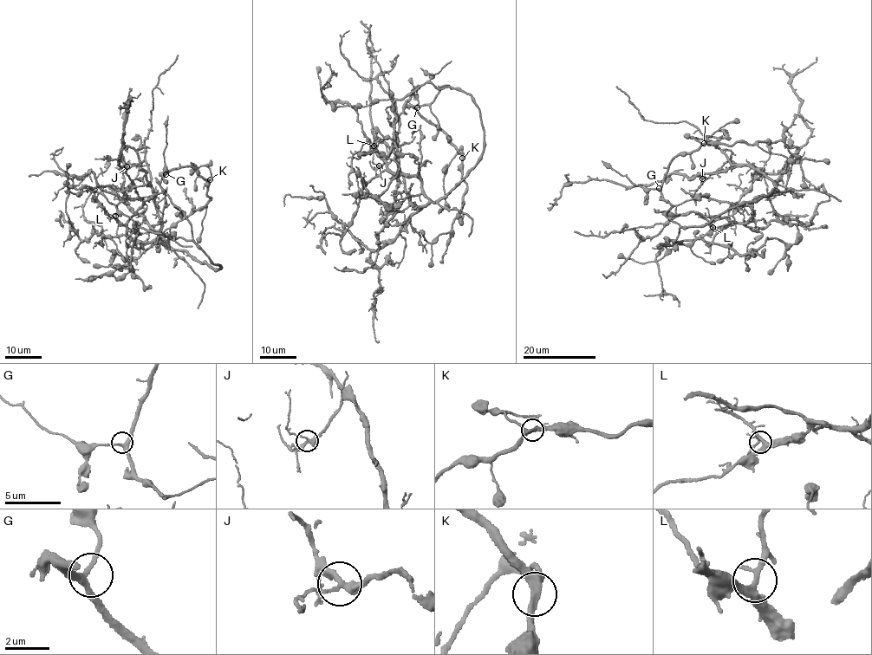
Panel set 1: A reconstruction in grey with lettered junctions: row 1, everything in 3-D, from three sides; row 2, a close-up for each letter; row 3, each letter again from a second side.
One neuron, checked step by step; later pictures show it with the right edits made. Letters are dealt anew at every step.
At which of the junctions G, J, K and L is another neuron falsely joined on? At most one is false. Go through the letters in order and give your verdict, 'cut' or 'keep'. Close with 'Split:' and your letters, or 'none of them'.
G: keep
J: keep
K: keep
L: keep
Split: none of them

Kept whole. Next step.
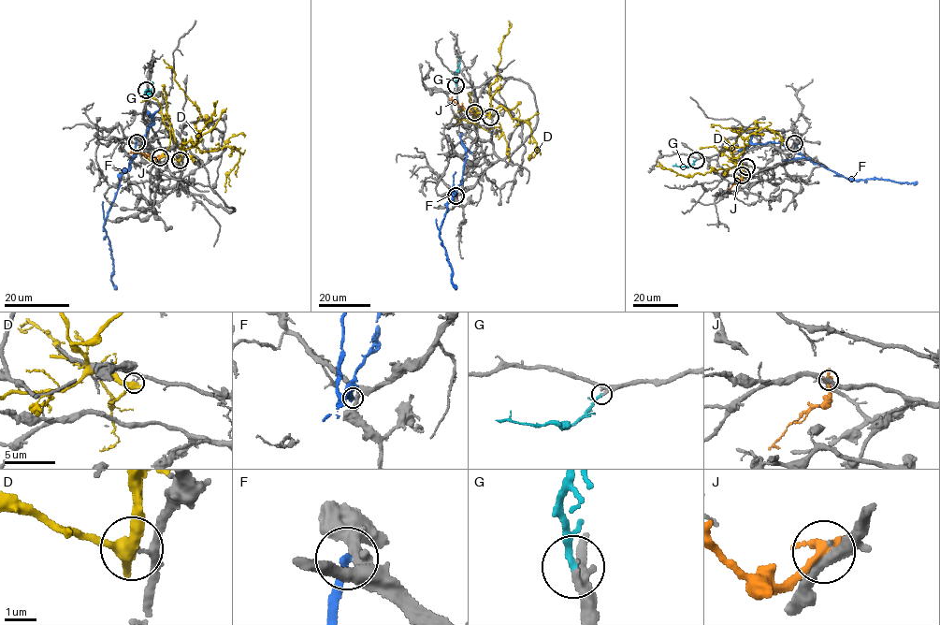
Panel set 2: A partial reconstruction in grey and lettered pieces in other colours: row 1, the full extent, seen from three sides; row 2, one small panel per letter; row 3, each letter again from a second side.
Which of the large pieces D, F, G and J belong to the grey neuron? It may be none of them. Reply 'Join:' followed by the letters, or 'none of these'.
Join: G

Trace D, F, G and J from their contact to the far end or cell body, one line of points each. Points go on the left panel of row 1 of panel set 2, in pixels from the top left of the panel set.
D: (180, 160), (181, 151), (195, 146), (201, 138), (195, 123), (200, 113), (164, 59)
F: (137, 141), (135, 156), (121, 178), (103, 227), (109, 241), (113, 270), (110, 280), (114, 288)
G: (147, 90), (144, 94), (151, 92), (153, 82)
J: (160, 157), (151, 160), (141, 152), (133, 152)

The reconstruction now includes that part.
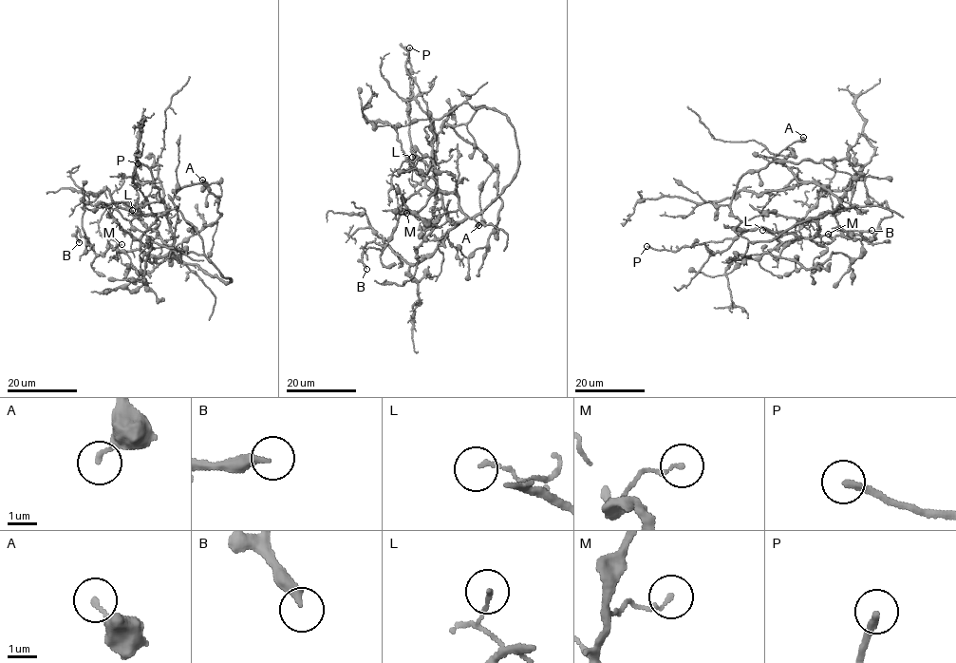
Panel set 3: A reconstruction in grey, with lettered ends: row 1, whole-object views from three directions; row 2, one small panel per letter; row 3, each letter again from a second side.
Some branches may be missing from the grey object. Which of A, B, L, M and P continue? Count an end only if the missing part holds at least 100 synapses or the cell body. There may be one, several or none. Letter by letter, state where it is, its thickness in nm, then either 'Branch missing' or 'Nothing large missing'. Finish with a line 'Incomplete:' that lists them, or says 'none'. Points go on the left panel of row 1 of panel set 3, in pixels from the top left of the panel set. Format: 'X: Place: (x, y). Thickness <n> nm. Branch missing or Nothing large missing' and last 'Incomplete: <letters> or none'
A: Place: (202, 179). Thickness 160 nm. Nothing large missing
B: Place: (79, 242). Thickness 280 nm. Nothing large missing
L: Place: (132, 210). Thickness 140 nm. Nothing large missing
M: Place: (121, 244). Thickness 140 nm. Nothing large missing
P: Place: (138, 163). Thickness 220 nm. Nothing large missing
Incomplete: none

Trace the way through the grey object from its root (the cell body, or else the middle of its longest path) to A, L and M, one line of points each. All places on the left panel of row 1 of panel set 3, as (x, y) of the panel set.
A: (230, 280), (209, 261), (196, 226), (173, 201), (192, 184), (221, 195), (219, 184), (202, 179)
L: (230, 280), (185, 263), (174, 251), (159, 256), (145, 254), (129, 233), (132, 210)
M: (230, 280), (185, 263), (174, 251), (159, 256), (146, 255), (139, 250), (113, 250), (121, 244)

